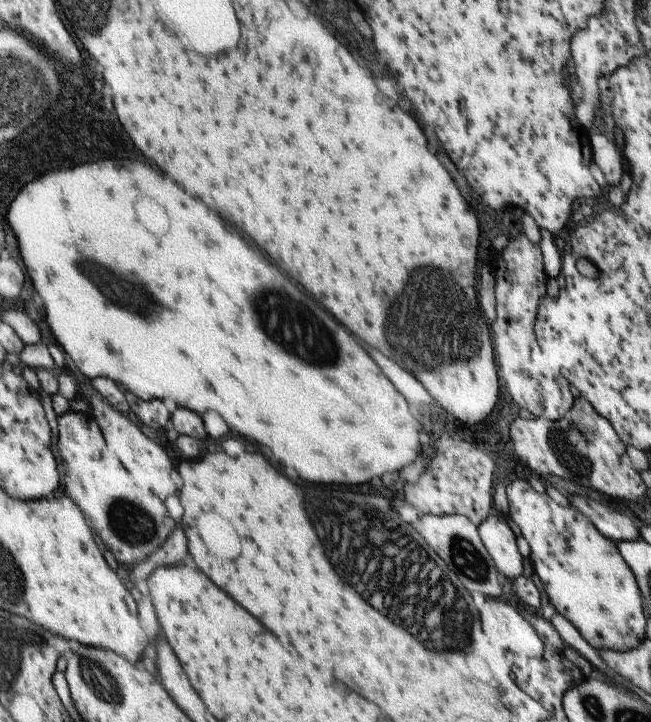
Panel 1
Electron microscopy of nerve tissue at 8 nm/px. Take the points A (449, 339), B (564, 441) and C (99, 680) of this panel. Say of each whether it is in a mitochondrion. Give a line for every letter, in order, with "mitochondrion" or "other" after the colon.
A: mitochondrion
B: mitochondrion
C: mitochondrion

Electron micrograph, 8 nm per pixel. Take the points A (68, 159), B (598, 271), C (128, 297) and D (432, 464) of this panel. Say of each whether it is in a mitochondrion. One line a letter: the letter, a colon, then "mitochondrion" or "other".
A: other
B: other
C: mitochondrion
D: other

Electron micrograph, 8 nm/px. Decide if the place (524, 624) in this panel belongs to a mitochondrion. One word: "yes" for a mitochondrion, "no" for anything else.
no

